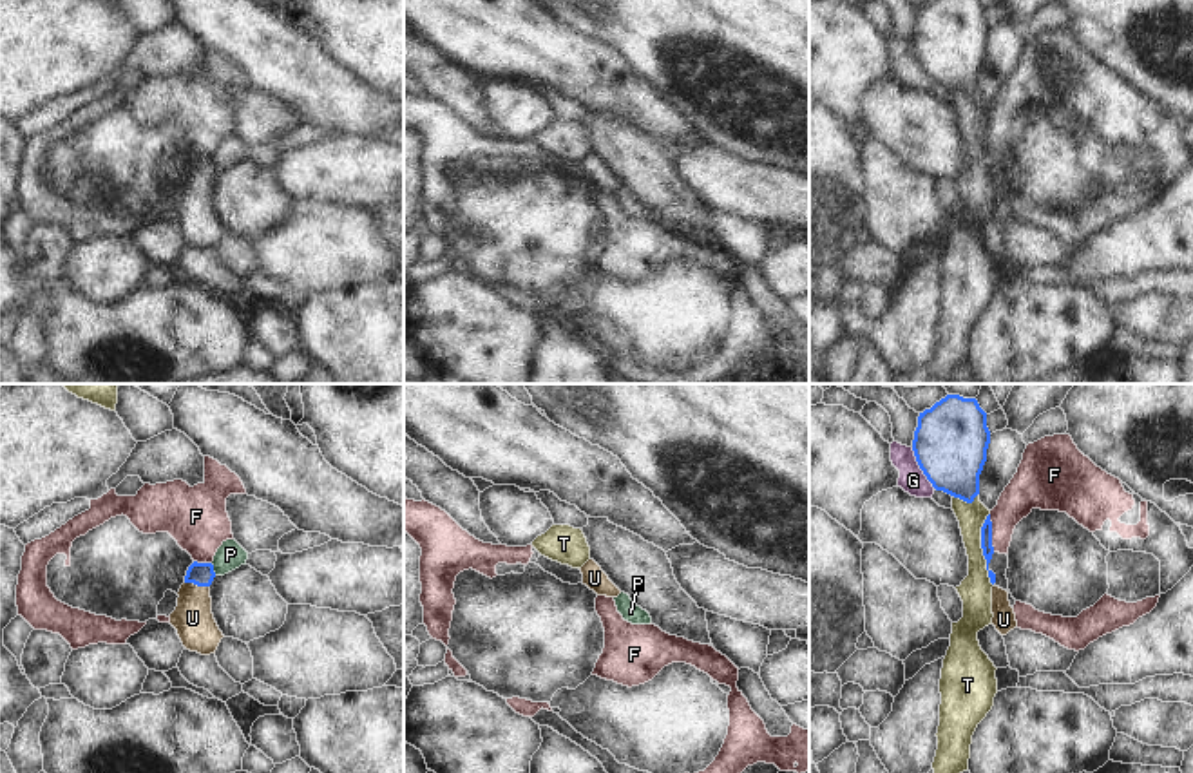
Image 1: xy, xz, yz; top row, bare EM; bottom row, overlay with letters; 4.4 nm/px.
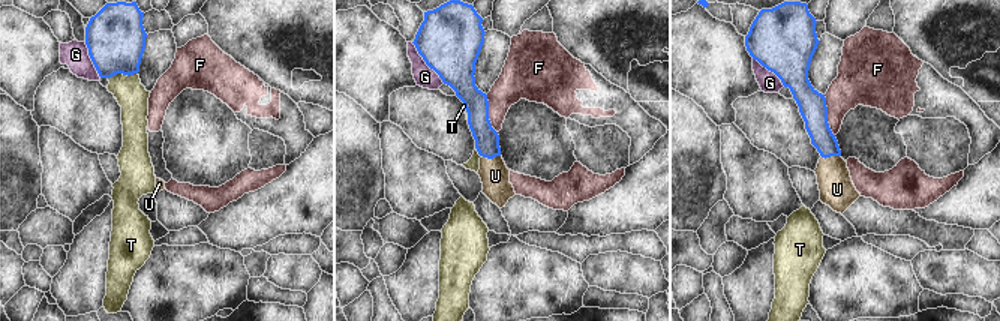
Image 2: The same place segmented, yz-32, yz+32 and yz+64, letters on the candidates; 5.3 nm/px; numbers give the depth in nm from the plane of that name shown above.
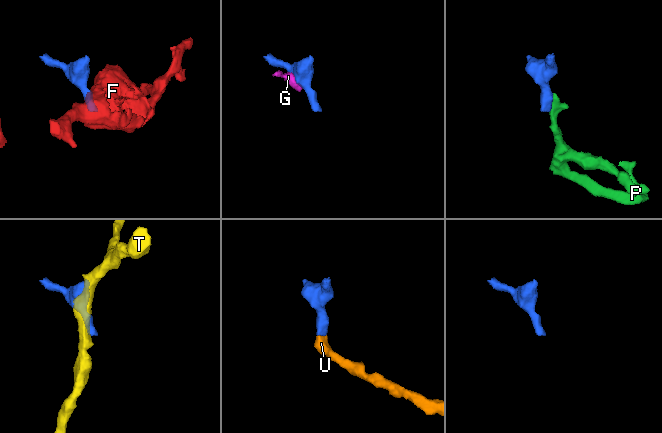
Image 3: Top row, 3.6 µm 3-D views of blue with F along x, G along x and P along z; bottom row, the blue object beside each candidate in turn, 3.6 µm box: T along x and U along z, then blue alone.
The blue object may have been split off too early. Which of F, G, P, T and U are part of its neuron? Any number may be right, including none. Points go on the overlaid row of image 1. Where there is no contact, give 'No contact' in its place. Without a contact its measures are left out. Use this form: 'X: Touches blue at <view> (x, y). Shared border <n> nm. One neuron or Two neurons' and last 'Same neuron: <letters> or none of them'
F: Touches blue at yz (991, 533). Shared border 170 nm. Two neurons
G: Touches blue at yz (920, 467). Shared border 220 nm. Two neurons
P: Touches blue at xy (212, 569). Shared border 60 nm. Two neurons
T: Touches blue at yz (982, 547). Shared border 320 nm. Two neurons
U: Touches blue at xy (198, 585). Shared border 110 nm. One neuron
Same neuron: U

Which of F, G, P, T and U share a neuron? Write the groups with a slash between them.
F / G P / T / U

